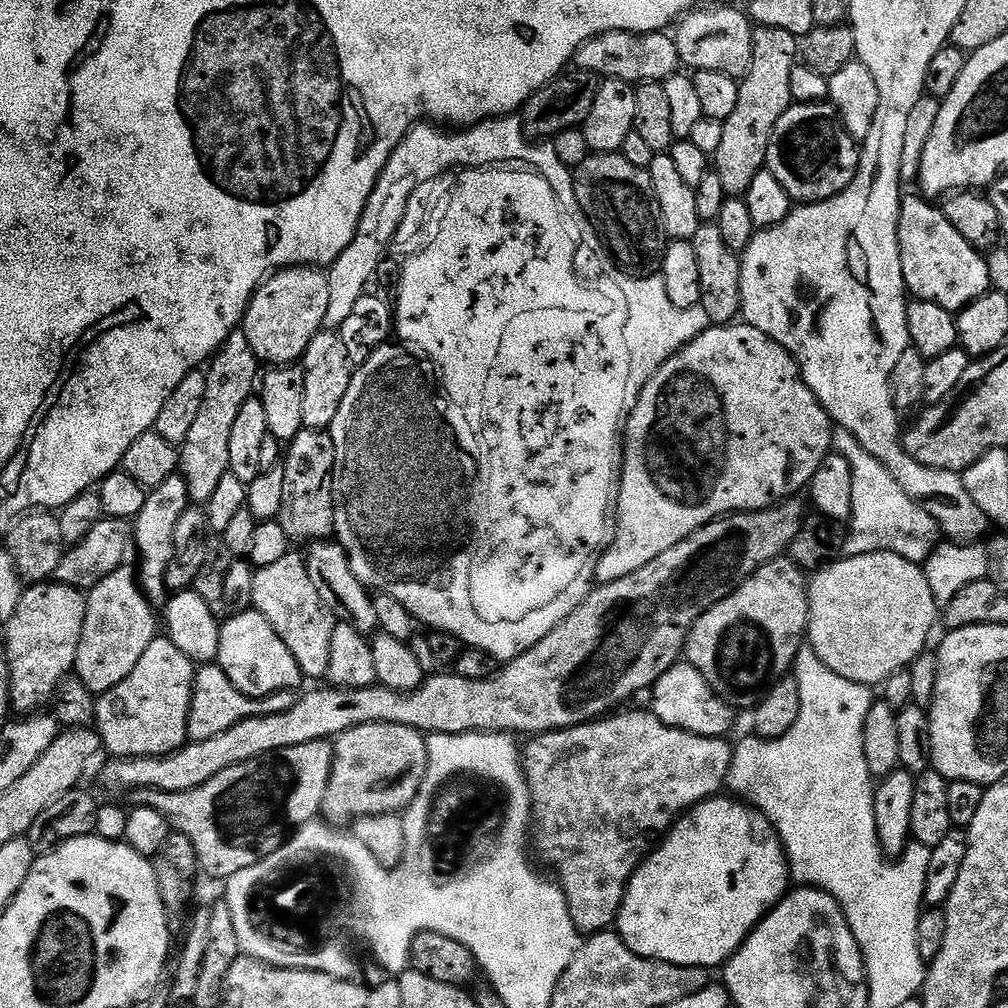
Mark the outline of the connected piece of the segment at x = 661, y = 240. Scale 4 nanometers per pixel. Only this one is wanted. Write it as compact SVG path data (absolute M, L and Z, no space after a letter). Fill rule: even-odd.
M620 152L589 154L586 162L574 169L574 190L575 203L580 204L585 218L612 251L611 259L625 273L638 277L657 275L670 241L648 169L634 166Z

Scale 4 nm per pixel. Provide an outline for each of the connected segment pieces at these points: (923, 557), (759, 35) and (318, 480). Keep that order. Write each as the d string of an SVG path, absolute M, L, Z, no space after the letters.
M836 428L832 434L831 451L835 455L847 458L850 470L854 474L854 506L850 521L852 529L848 532L848 541L845 544L843 541L842 544L845 557L892 552L906 558L912 564L925 563L923 569L927 582L937 605L940 606L948 604L963 586L987 577L986 554L983 545L979 543L944 542L931 556L939 540L942 540L940 524L919 501L906 494L906 490L890 475L890 470L886 470L886 466L882 466L882 462L878 462L878 458L874 458L874 454L870 454L862 446L862 442L854 438L854 434L850 434L845 428Z
M778 26L753 27L750 70L740 80L738 106L723 121L722 143L714 154L714 170L730 198L743 197L755 175L768 163L770 134L774 134L778 118L794 103L790 94L790 70L797 63L798 38L790 30L778 30Z
M318 428L302 429L287 445L282 460L284 481L282 482L282 510L279 522L286 530L289 541L327 540L335 533L336 515L332 497L332 471L334 470L334 438L331 431Z

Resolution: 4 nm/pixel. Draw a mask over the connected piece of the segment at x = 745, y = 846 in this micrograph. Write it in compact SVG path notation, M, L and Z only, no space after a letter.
M717 794L710 800L703 800L695 808L683 813L672 825L670 831L659 841L657 847L645 856L644 861L636 867L636 872L628 879L628 889L620 907L620 914L616 918L615 927L618 935L624 939L626 946L634 950L647 960L661 960L667 964L686 966L687 968L719 969L728 963L736 951L744 944L744 939L751 934L753 928L788 895L790 891L790 873L788 871L788 856L784 853L784 844L774 830L774 826L757 808L745 804L739 798L729 798L727 795Z

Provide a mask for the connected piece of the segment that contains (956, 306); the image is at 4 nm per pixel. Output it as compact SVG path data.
M905 195L901 199L898 218L905 289L915 299L934 302L955 314L992 288L987 259L981 249L970 246L970 242L950 226L950 218L946 218L943 207L936 205L935 208L931 199L915 195Z

